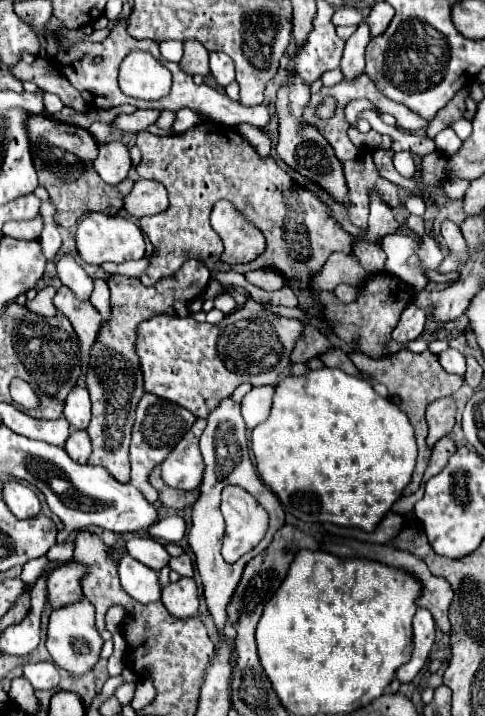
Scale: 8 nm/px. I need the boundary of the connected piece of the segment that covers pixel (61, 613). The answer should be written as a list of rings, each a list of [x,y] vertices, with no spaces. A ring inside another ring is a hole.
[[[82,598],[74,604],[62,606],[50,614],[48,622],[48,638],[46,638],[46,648],[56,662],[58,668],[64,668],[74,674],[86,674],[94,668],[98,662],[98,654],[102,648],[102,638],[94,626],[94,606],[90,604],[88,598]]]

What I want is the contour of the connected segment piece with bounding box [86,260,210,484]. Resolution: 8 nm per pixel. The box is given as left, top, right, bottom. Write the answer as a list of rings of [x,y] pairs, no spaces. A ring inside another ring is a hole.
[[[200,260],[184,262],[182,268],[168,278],[158,280],[154,286],[144,286],[140,278],[126,276],[110,276],[110,304],[112,304],[112,320],[104,322],[98,342],[94,344],[90,364],[86,368],[86,388],[92,398],[92,420],[88,426],[88,436],[92,440],[92,454],[88,464],[102,466],[108,470],[112,478],[122,484],[130,482],[130,460],[128,460],[128,444],[130,432],[134,424],[136,404],[142,398],[142,370],[138,366],[138,356],[134,352],[136,328],[140,322],[150,320],[158,312],[174,312],[172,302],[176,298],[198,298],[210,280],[210,270]]]

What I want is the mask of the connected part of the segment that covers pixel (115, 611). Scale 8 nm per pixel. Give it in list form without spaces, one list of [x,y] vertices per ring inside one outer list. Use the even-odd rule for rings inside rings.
[[[114,606],[114,608],[110,608],[108,610],[108,614],[106,614],[106,630],[108,632],[118,632],[120,630],[120,624],[122,624],[122,608],[120,606]]]

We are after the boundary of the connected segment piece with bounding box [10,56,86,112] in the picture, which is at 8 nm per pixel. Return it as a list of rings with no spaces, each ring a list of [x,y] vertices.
[[[38,56],[32,64],[20,62],[20,64],[16,64],[16,66],[10,66],[10,72],[12,72],[18,80],[22,80],[22,82],[30,80],[30,82],[34,82],[38,88],[42,88],[44,92],[56,94],[66,106],[76,108],[76,110],[80,110],[80,112],[86,112],[86,104],[84,104],[82,96],[78,94],[78,90],[76,90],[58,70],[54,70],[54,68],[48,64],[48,60],[44,60],[44,58]]]

